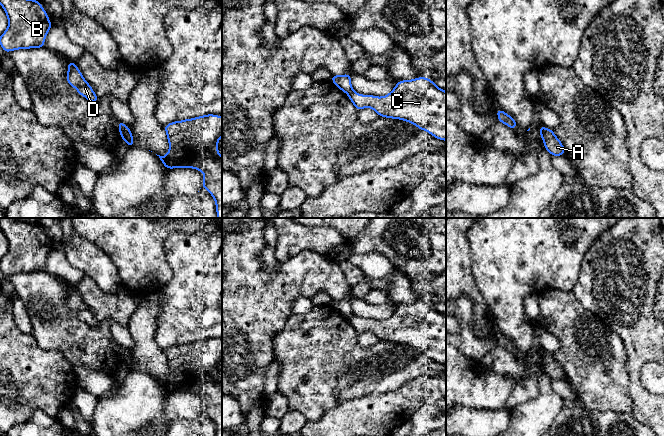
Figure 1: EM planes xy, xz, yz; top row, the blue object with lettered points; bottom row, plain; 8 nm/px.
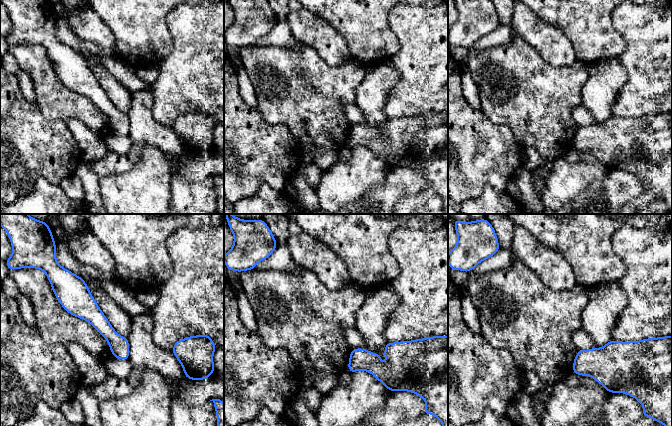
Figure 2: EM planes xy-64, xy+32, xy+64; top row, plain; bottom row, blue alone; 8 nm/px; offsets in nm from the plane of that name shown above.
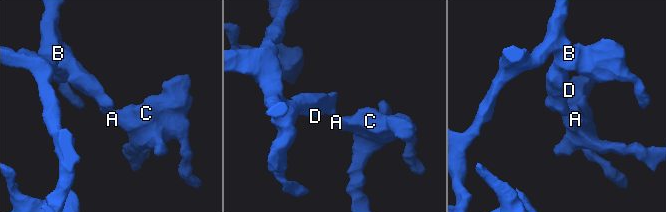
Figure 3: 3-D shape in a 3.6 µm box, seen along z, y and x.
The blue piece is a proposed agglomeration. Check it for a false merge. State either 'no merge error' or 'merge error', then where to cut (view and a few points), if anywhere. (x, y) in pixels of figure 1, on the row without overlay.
merge error; cut xy (129, 353), (123, 363)

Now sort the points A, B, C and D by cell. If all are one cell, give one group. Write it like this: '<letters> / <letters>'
A C / B D

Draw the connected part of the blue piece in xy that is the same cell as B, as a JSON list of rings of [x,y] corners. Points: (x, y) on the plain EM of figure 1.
[[[0,218],[0,229],[9,245],[7,253],[0,260],[4,276],[44,272],[52,247],[38,224],[16,218]]]

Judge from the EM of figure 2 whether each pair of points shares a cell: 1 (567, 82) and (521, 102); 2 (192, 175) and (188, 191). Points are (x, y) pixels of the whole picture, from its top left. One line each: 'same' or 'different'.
1: same
2: different

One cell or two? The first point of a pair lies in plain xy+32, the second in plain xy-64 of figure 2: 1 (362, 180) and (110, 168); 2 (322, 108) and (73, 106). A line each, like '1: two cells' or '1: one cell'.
1: two cells
2: one cell

